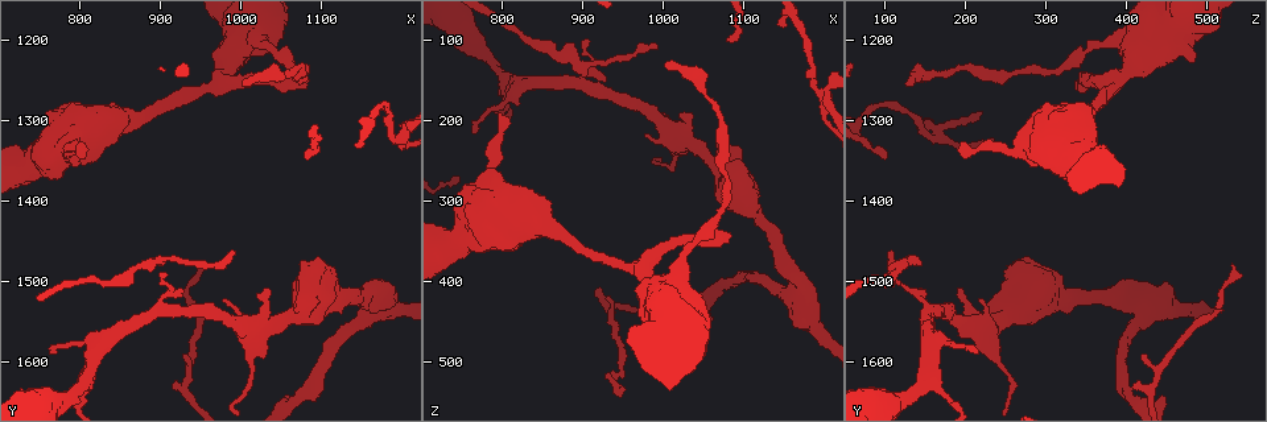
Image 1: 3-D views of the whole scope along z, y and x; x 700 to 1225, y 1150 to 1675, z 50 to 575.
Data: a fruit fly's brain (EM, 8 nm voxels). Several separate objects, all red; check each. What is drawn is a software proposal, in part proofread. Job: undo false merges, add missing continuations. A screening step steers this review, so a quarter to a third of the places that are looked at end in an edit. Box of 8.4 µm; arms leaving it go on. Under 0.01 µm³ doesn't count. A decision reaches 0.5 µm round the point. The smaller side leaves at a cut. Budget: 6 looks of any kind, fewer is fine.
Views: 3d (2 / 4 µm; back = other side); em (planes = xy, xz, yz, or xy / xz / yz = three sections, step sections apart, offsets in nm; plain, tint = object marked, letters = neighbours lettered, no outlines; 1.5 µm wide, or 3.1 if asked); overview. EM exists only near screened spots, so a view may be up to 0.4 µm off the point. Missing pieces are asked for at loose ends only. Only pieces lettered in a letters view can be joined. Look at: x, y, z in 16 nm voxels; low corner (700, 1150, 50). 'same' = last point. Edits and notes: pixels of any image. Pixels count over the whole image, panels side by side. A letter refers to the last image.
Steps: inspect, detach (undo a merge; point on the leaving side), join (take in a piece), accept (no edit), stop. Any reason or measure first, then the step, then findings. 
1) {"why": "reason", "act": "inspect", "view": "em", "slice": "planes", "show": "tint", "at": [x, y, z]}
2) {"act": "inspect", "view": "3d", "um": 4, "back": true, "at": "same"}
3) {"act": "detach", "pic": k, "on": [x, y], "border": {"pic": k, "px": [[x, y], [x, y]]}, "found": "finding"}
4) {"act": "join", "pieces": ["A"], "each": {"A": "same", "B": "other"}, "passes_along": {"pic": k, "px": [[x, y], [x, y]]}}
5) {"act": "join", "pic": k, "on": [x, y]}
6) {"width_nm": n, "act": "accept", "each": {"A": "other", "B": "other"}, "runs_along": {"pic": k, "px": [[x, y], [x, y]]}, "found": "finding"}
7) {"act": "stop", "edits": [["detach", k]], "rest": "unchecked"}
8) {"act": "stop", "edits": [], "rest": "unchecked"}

{"why": "end of a long branch", "act": "inspect", "view": "em", "slice": "planes", "show": "letters", "at": [950, 1480, 530]}

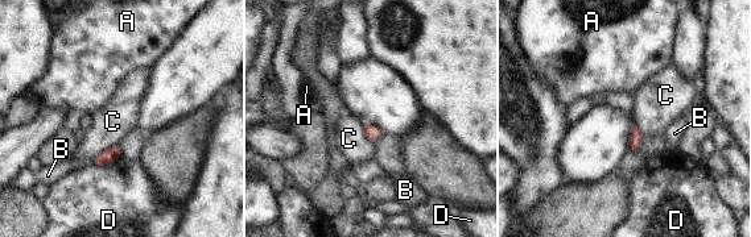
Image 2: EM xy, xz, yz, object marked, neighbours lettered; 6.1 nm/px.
{"act": "accept", "each": {"A": "other", "B": "other", "C": "other", "D": "other"}, "border": {"pic": 2, "px": [[119, 142], [99, 153], [90, 163]]}, "found": "none of them fits"}

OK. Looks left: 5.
{"act": "inspect", "view": "3d", "um": 2, "at": [785, 1335, 250]}

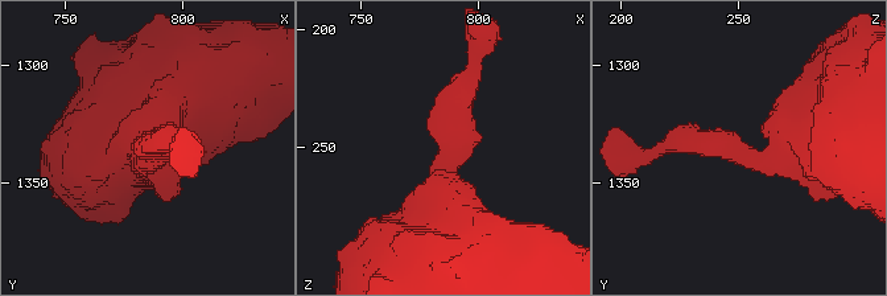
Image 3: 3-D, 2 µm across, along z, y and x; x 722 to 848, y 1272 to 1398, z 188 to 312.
{"arm_widths_nm": [160, 650], "why": "need the tissue", "act": "inspect", "view": "em", "slice": "yz", "step": 4, "show": "tint", "at": [785, 1337, 249]}

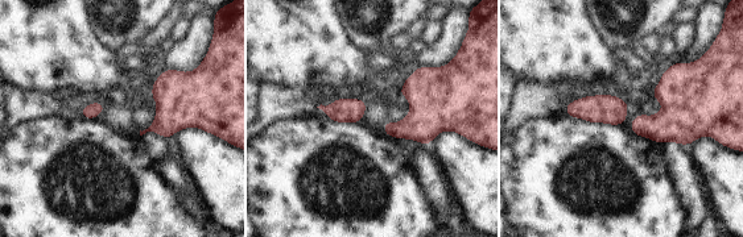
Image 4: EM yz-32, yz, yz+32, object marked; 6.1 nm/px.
{"why": "cut it another way", "act": "inspect", "view": "em", "slice": "planes", "show": "letters", "at": "same"}

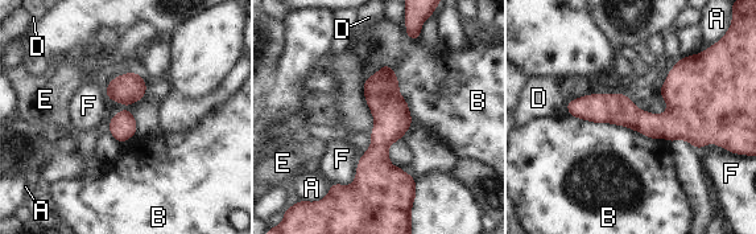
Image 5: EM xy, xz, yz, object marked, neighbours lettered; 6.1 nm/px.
{"act": "accept", "each": {"A": "other", "B": "other", "D": "other", "E": "other", "F": "other"}, "border": {"pic": 5, "px": [[567, 111], [659, 140]]}, "found": "continuous, no second cell"}

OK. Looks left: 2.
{"act": "stop", "edits": [], "rest": "unchecked"}

